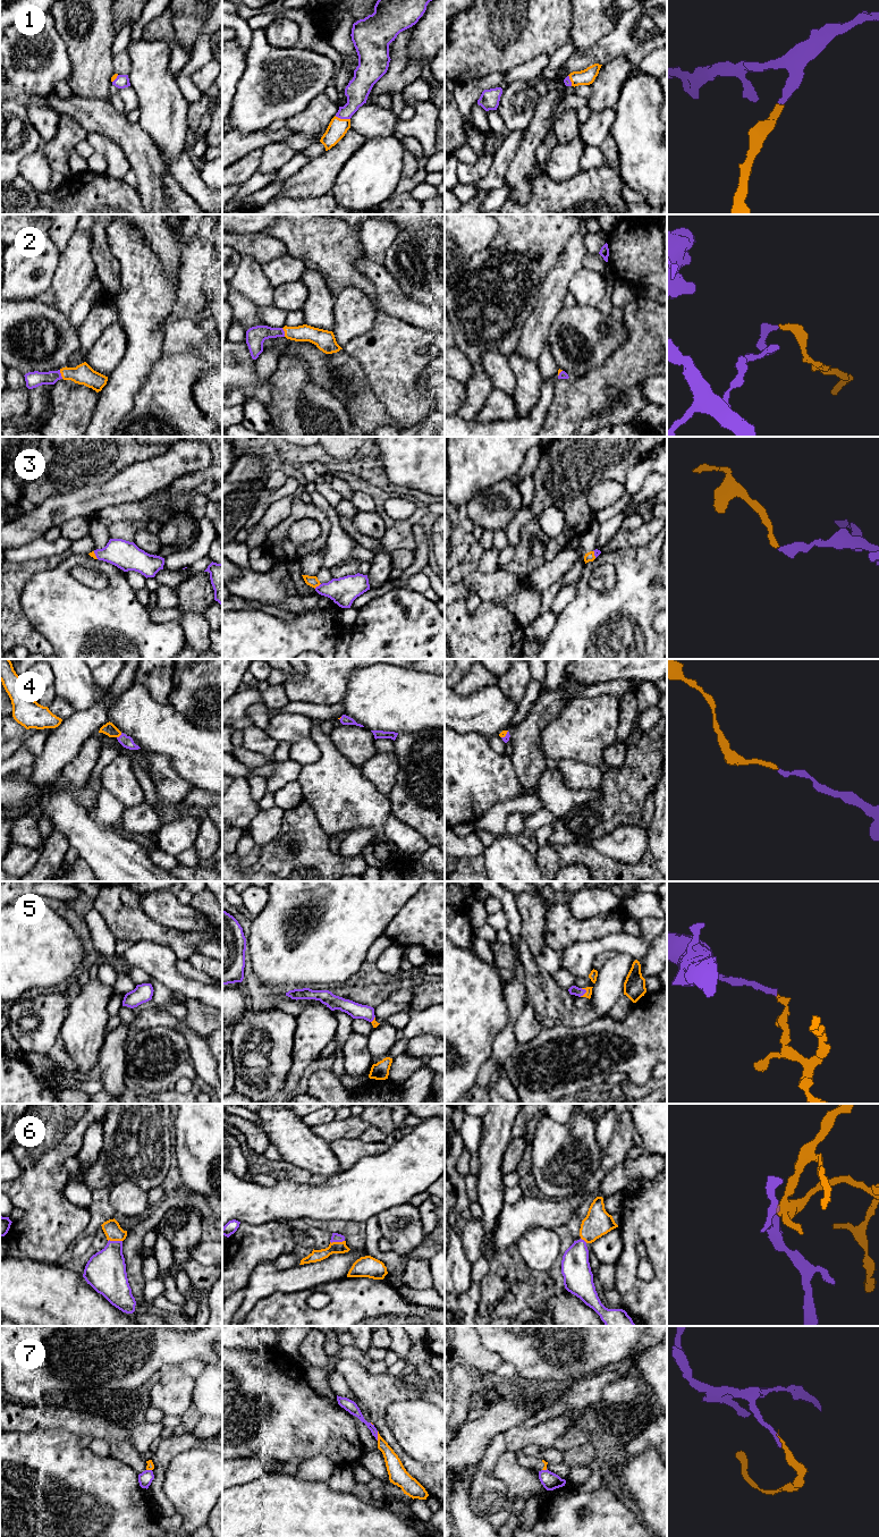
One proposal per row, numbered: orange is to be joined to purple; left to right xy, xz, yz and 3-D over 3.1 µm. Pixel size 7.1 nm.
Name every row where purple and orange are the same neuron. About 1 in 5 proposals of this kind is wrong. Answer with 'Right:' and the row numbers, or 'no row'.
Right: 1, 2, 3, 4, 5, 6, 7

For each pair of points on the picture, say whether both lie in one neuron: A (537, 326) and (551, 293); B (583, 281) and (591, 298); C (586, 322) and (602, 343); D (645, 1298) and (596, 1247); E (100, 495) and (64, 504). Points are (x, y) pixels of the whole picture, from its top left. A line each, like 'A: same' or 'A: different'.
A: same
B: same
C: same
D: different
E: same

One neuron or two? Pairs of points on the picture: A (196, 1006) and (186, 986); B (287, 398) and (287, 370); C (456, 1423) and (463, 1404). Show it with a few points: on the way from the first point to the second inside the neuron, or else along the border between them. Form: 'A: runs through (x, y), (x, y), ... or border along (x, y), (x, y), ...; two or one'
A: border along (187, 998), (194, 998), (210, 1006); two
B: runs through (287, 391), (287, 377); one
C: runs through (458, 1418), (461, 1409); one

